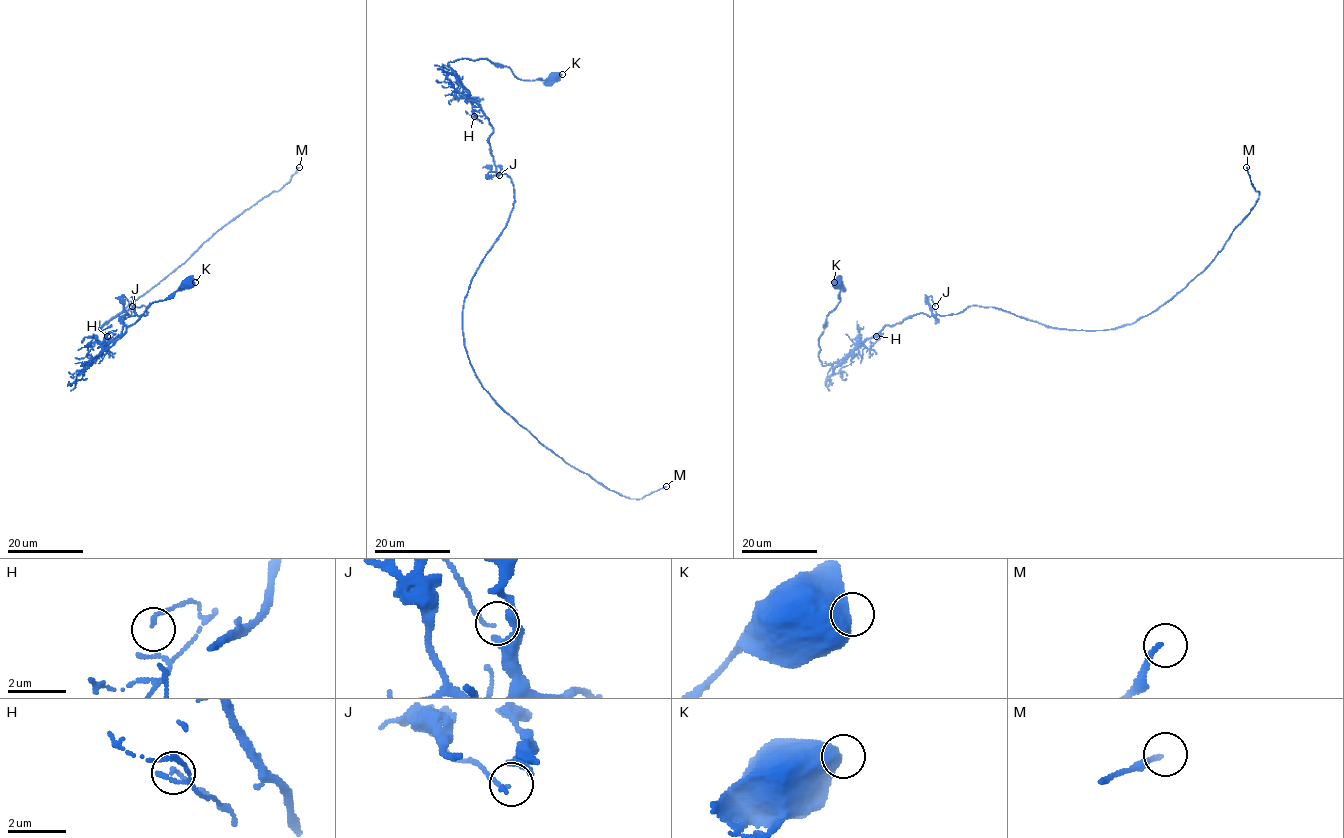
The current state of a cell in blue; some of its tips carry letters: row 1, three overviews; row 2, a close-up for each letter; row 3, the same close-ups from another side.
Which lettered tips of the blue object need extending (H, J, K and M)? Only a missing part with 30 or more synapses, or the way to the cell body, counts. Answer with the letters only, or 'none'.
M

